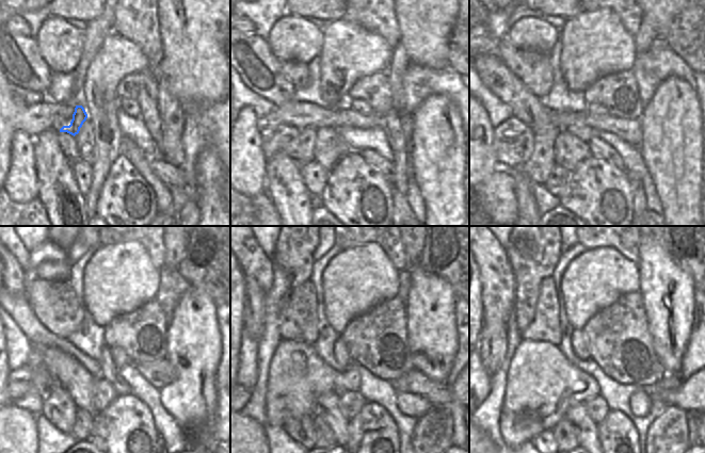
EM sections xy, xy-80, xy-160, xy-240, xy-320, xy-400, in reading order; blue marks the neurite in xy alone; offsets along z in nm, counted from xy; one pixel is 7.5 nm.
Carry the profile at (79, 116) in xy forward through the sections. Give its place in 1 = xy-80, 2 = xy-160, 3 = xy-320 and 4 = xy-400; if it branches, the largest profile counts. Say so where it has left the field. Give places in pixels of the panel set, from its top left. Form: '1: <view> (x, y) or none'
1: xy-80 (307, 138)
2: xy-160 (539, 166)
3: xy-320 (301, 430)
4: xy-400 (544, 442)

